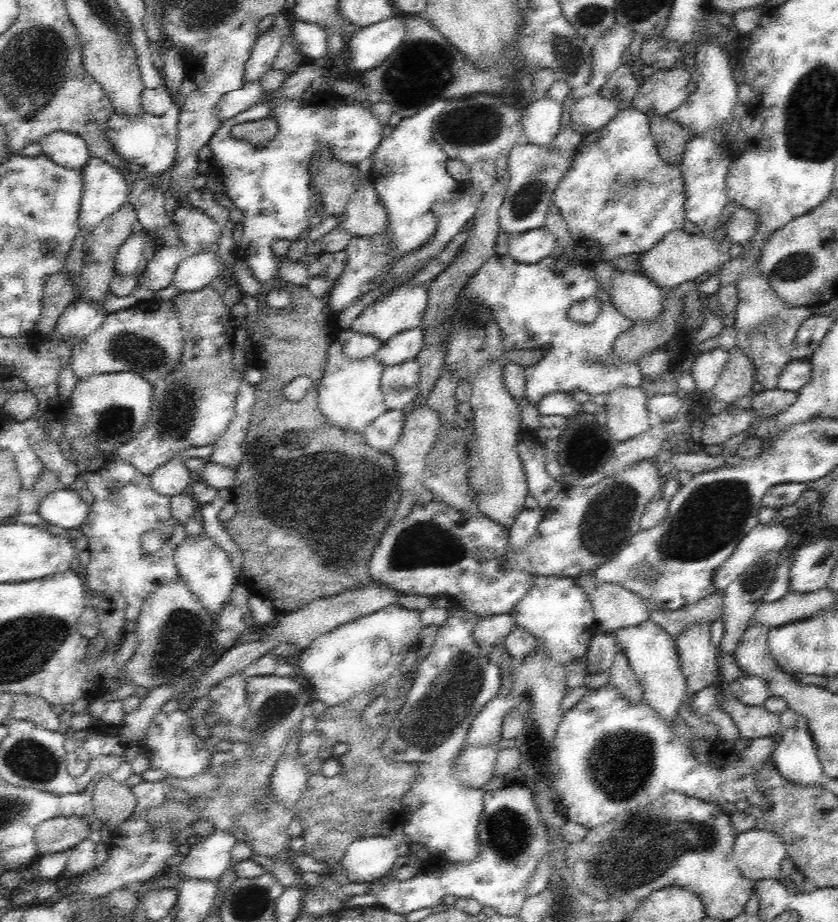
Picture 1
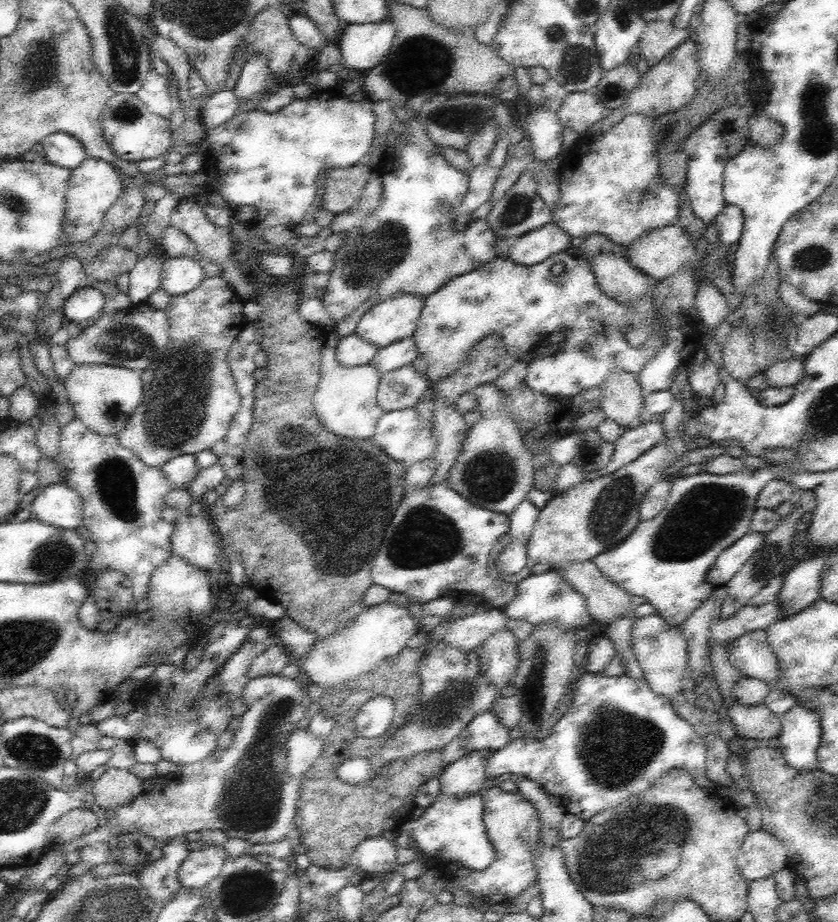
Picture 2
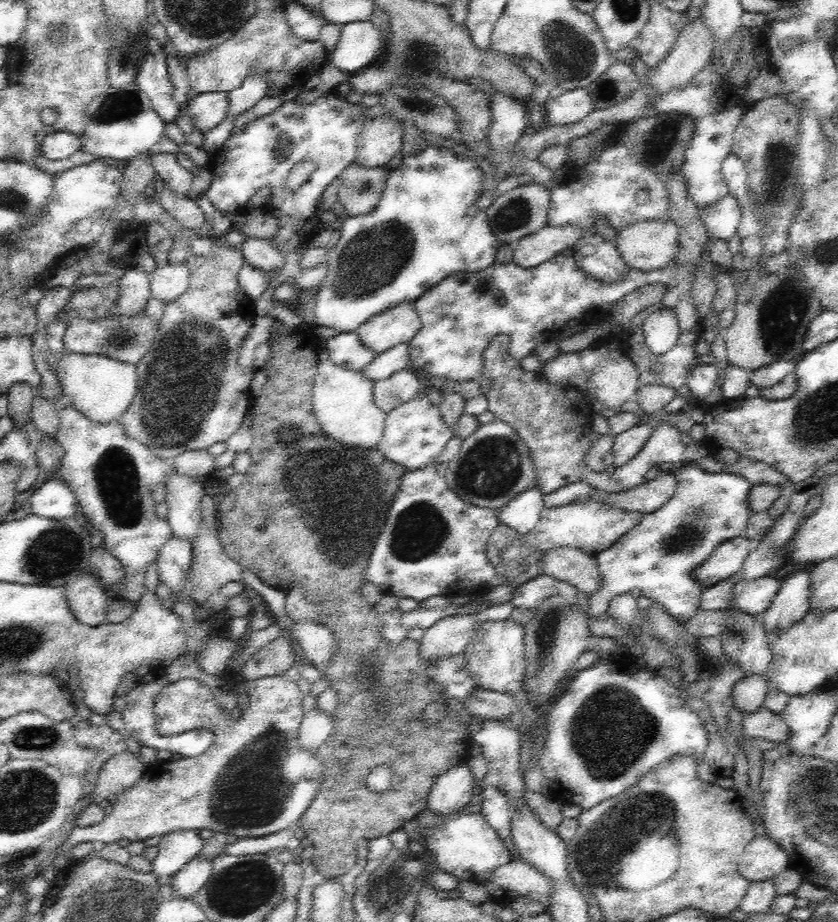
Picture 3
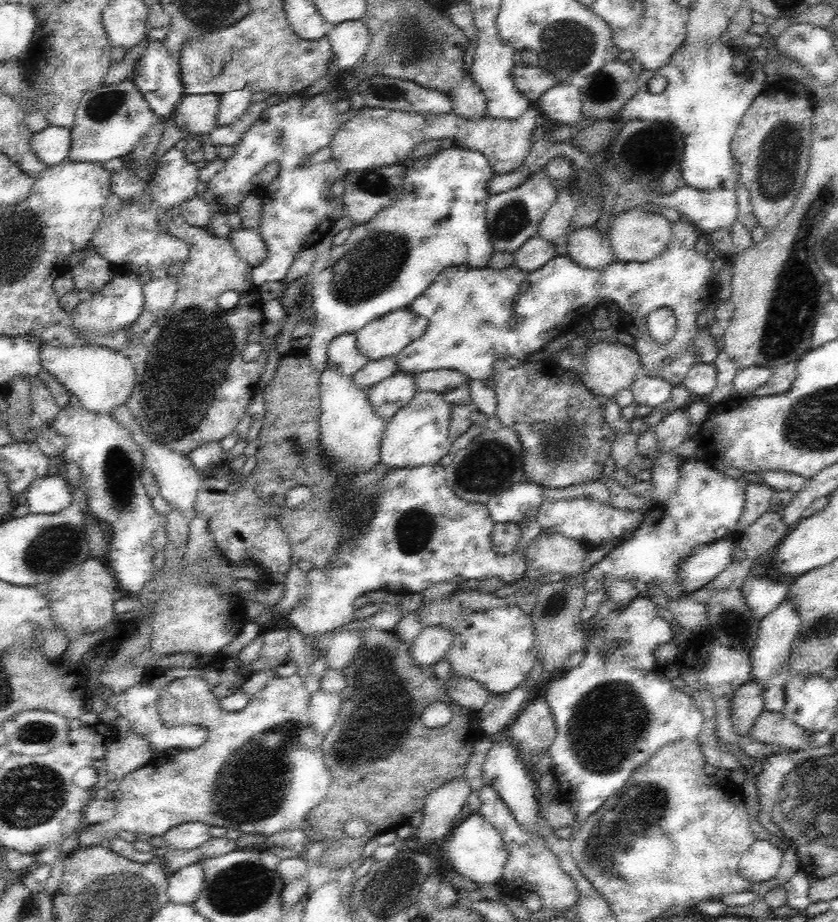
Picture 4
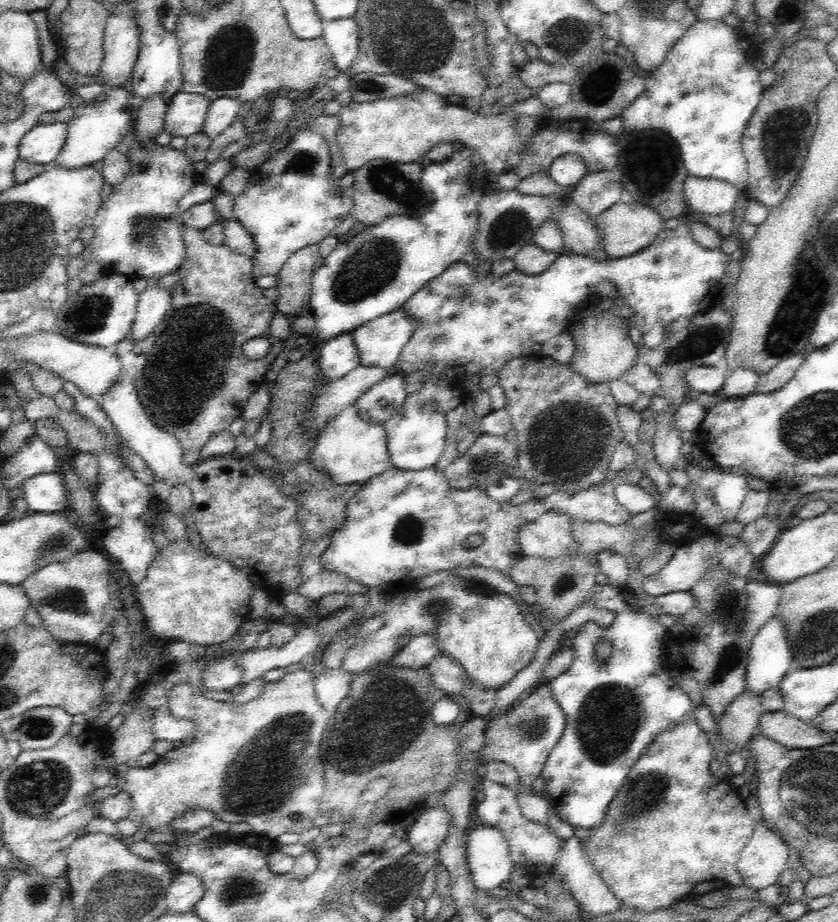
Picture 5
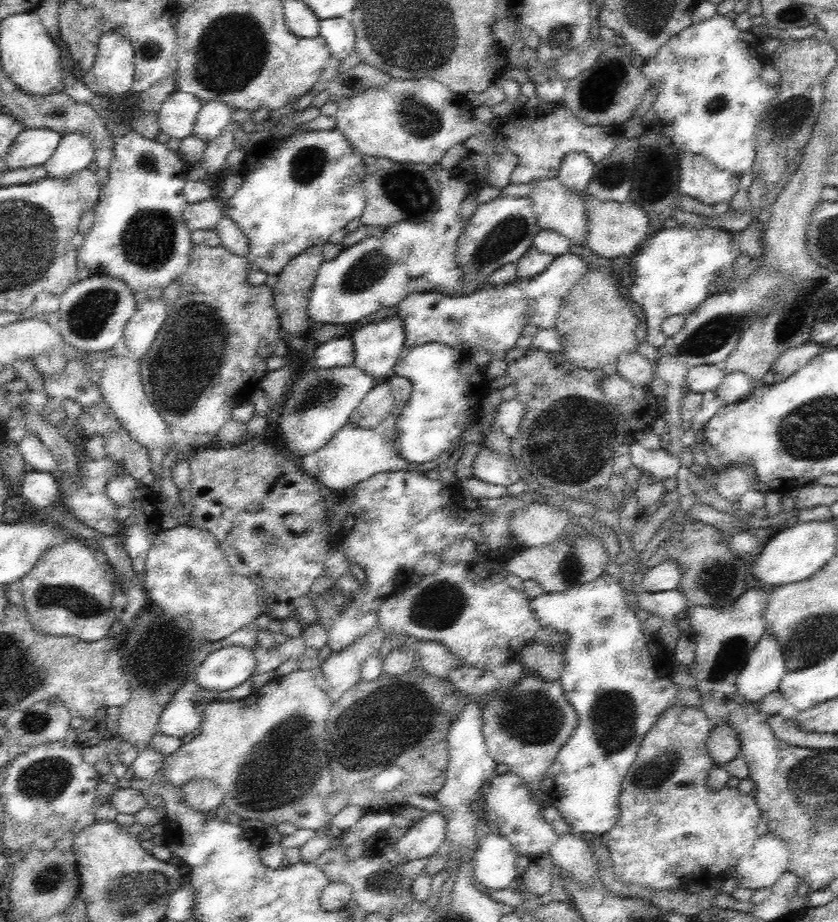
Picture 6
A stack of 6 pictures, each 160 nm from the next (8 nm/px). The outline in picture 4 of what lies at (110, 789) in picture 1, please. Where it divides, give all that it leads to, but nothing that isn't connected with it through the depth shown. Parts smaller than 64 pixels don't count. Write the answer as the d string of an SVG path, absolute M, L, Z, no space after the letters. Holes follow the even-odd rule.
M132 730L124 736L119 736L110 744L104 757L106 772L111 777L112 785L126 774L148 764L152 759L152 753L146 737Z

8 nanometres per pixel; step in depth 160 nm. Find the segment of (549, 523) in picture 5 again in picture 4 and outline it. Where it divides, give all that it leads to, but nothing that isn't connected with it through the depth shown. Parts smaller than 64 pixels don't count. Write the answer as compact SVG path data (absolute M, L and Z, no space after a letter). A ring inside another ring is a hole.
M541 532L526 552L526 572L523 579L536 580L550 572L581 578L586 554L588 548L573 538L563 536L559 532Z

